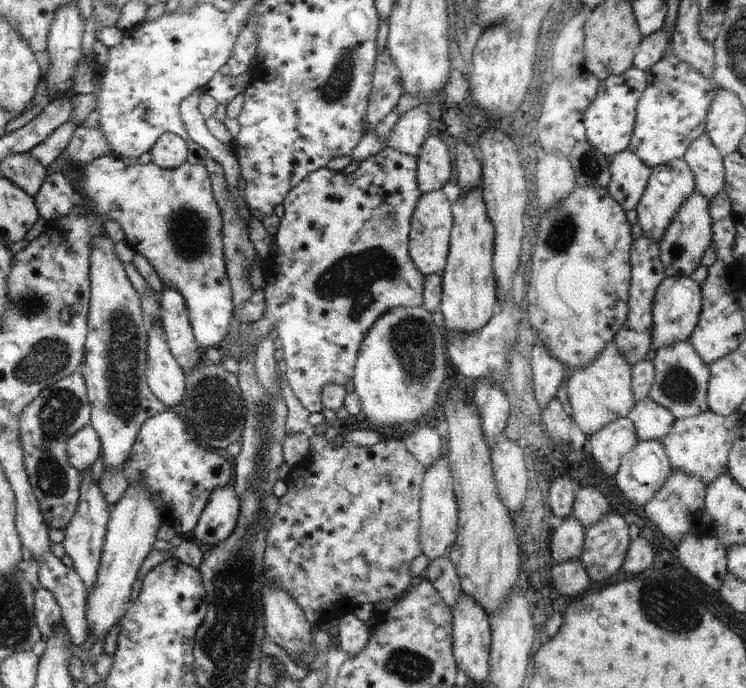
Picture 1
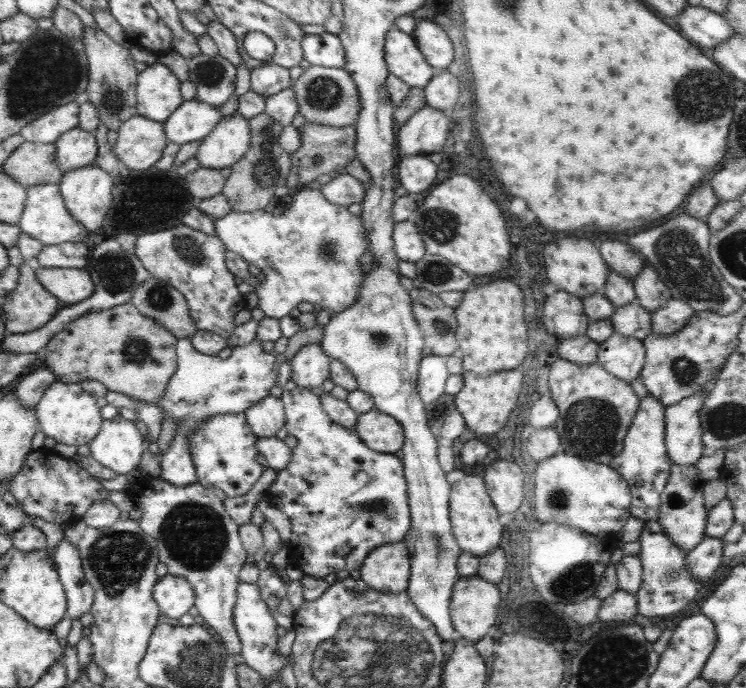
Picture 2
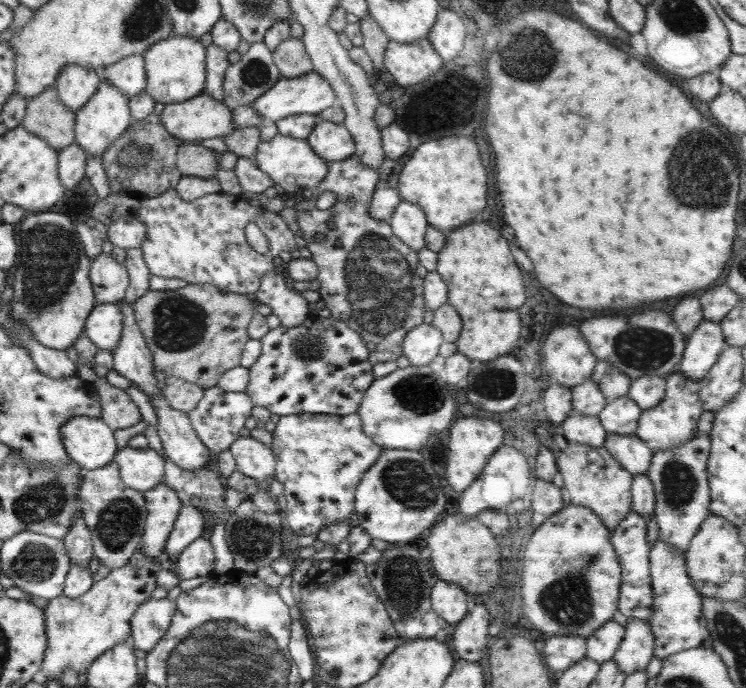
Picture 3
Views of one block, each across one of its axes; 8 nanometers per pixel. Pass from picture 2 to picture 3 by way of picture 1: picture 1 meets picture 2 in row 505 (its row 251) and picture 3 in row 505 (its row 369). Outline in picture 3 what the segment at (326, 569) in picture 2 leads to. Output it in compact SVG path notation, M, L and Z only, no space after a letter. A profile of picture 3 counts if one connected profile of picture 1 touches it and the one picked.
M298 413L280 417L272 434L276 472L273 477L283 484L286 504L281 508L284 525L297 535L316 536L333 523L346 523L356 514L355 492L364 472L380 458L383 448L363 431L357 413L348 415L310 415Z

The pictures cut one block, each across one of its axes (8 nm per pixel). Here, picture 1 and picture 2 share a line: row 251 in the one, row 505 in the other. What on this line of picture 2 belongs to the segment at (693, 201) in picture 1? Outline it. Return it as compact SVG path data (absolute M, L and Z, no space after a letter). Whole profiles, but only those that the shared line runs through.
M671 463L668 481L661 494L657 522L664 528L664 533L672 539L672 543L686 552L694 549L706 535L709 510L704 505L704 495L702 495L705 483L698 477L698 467L695 464Z

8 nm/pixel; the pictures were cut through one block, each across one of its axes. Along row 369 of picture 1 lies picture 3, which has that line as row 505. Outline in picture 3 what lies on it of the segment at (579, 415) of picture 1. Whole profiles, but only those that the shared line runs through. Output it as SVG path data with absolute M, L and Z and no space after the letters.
M569 442L563 450L555 449L555 453L564 488L570 494L570 504L592 509L612 534L631 509L632 474L626 471L604 446L593 447Z

